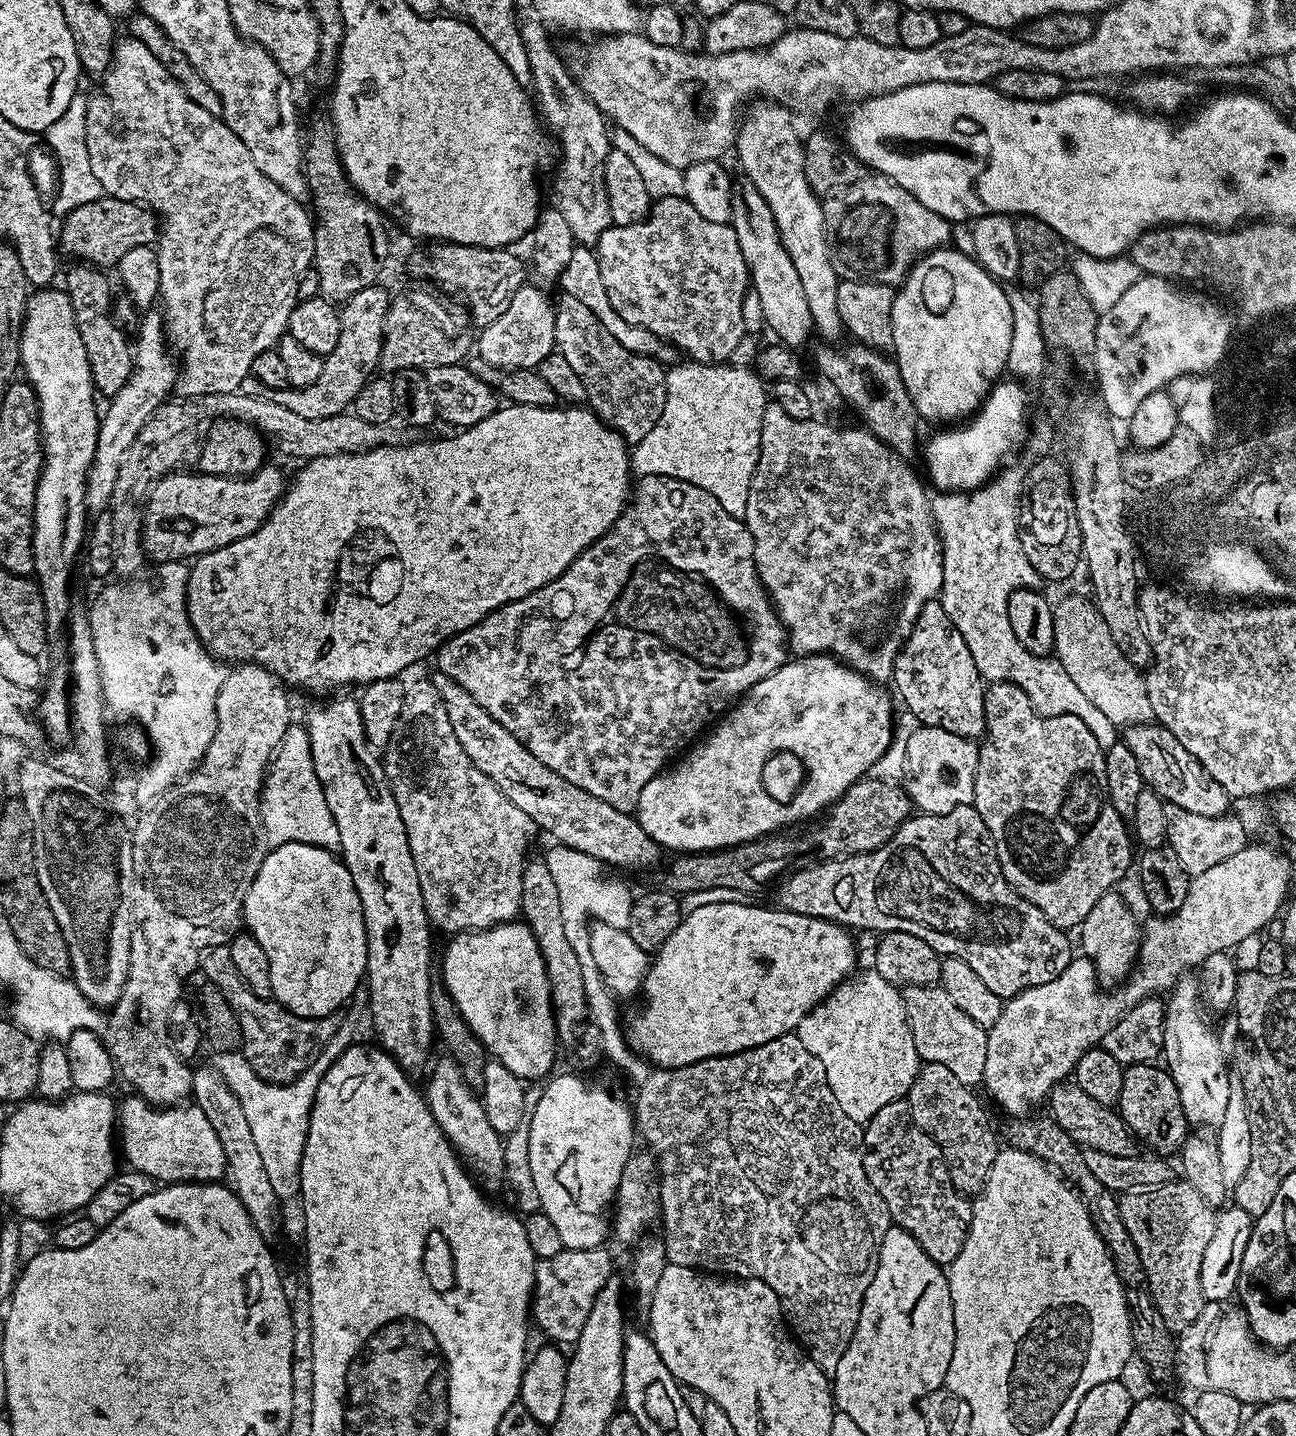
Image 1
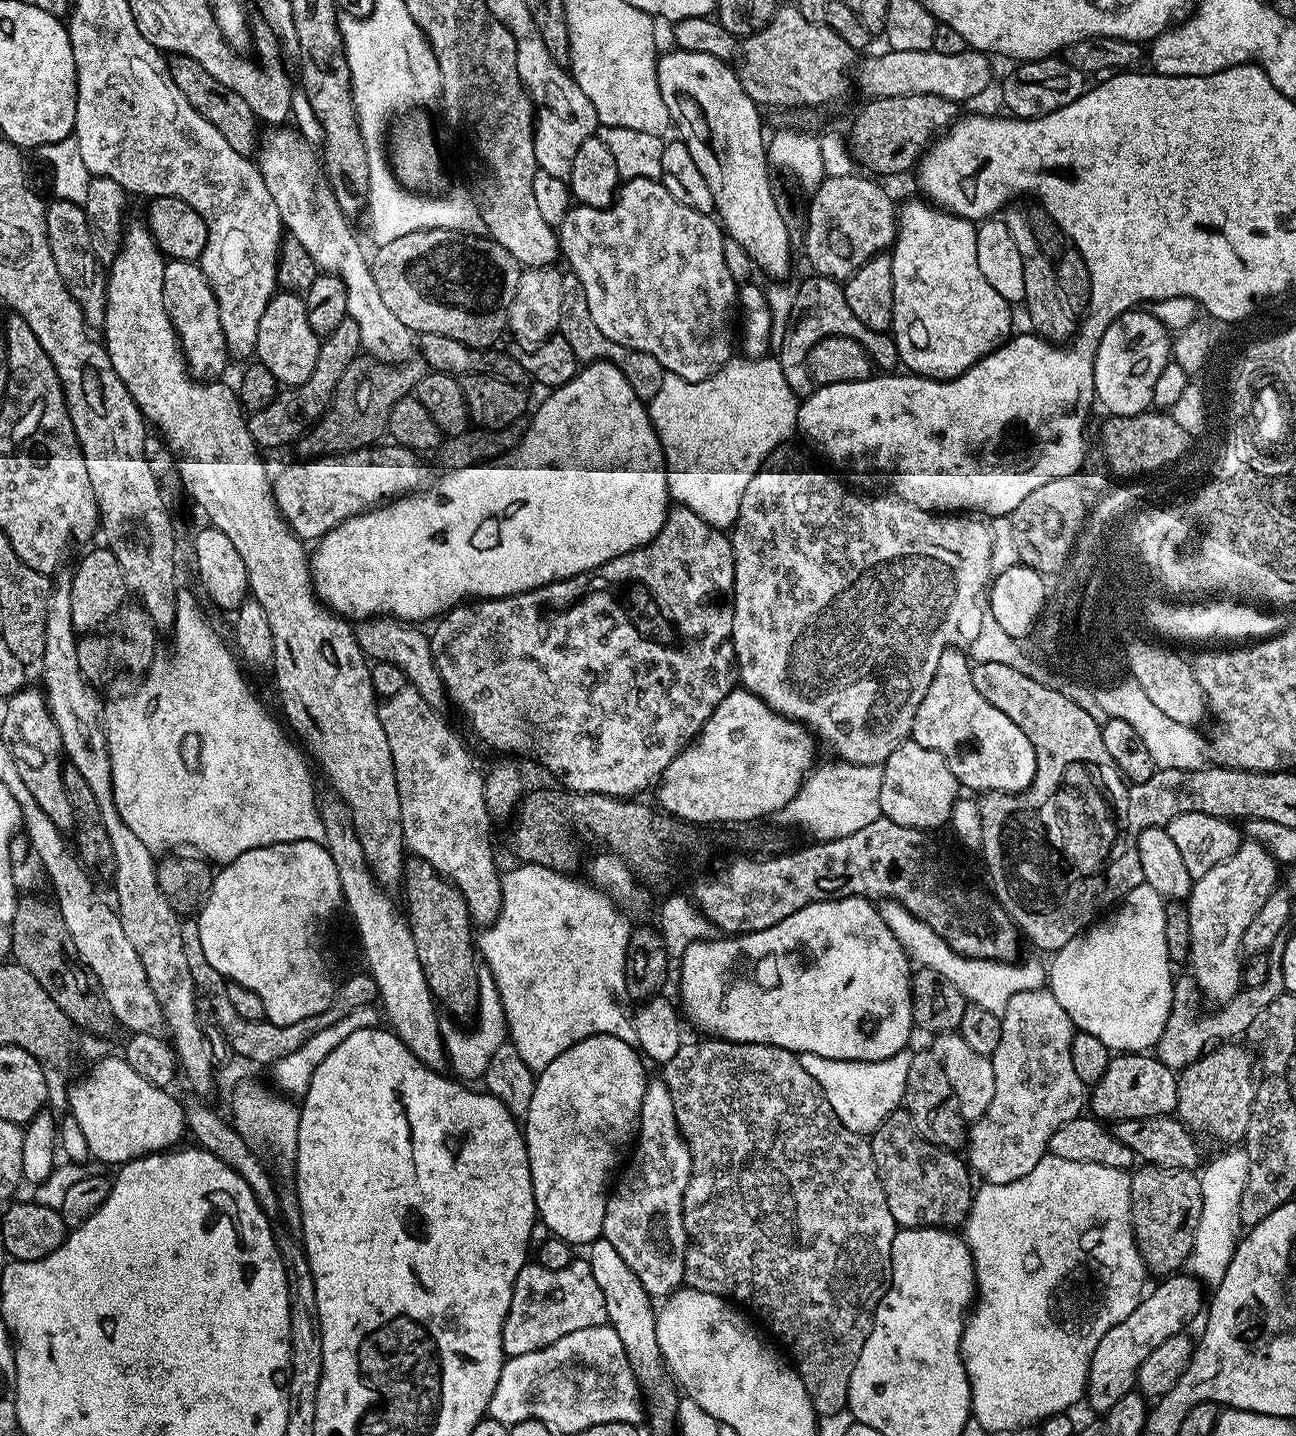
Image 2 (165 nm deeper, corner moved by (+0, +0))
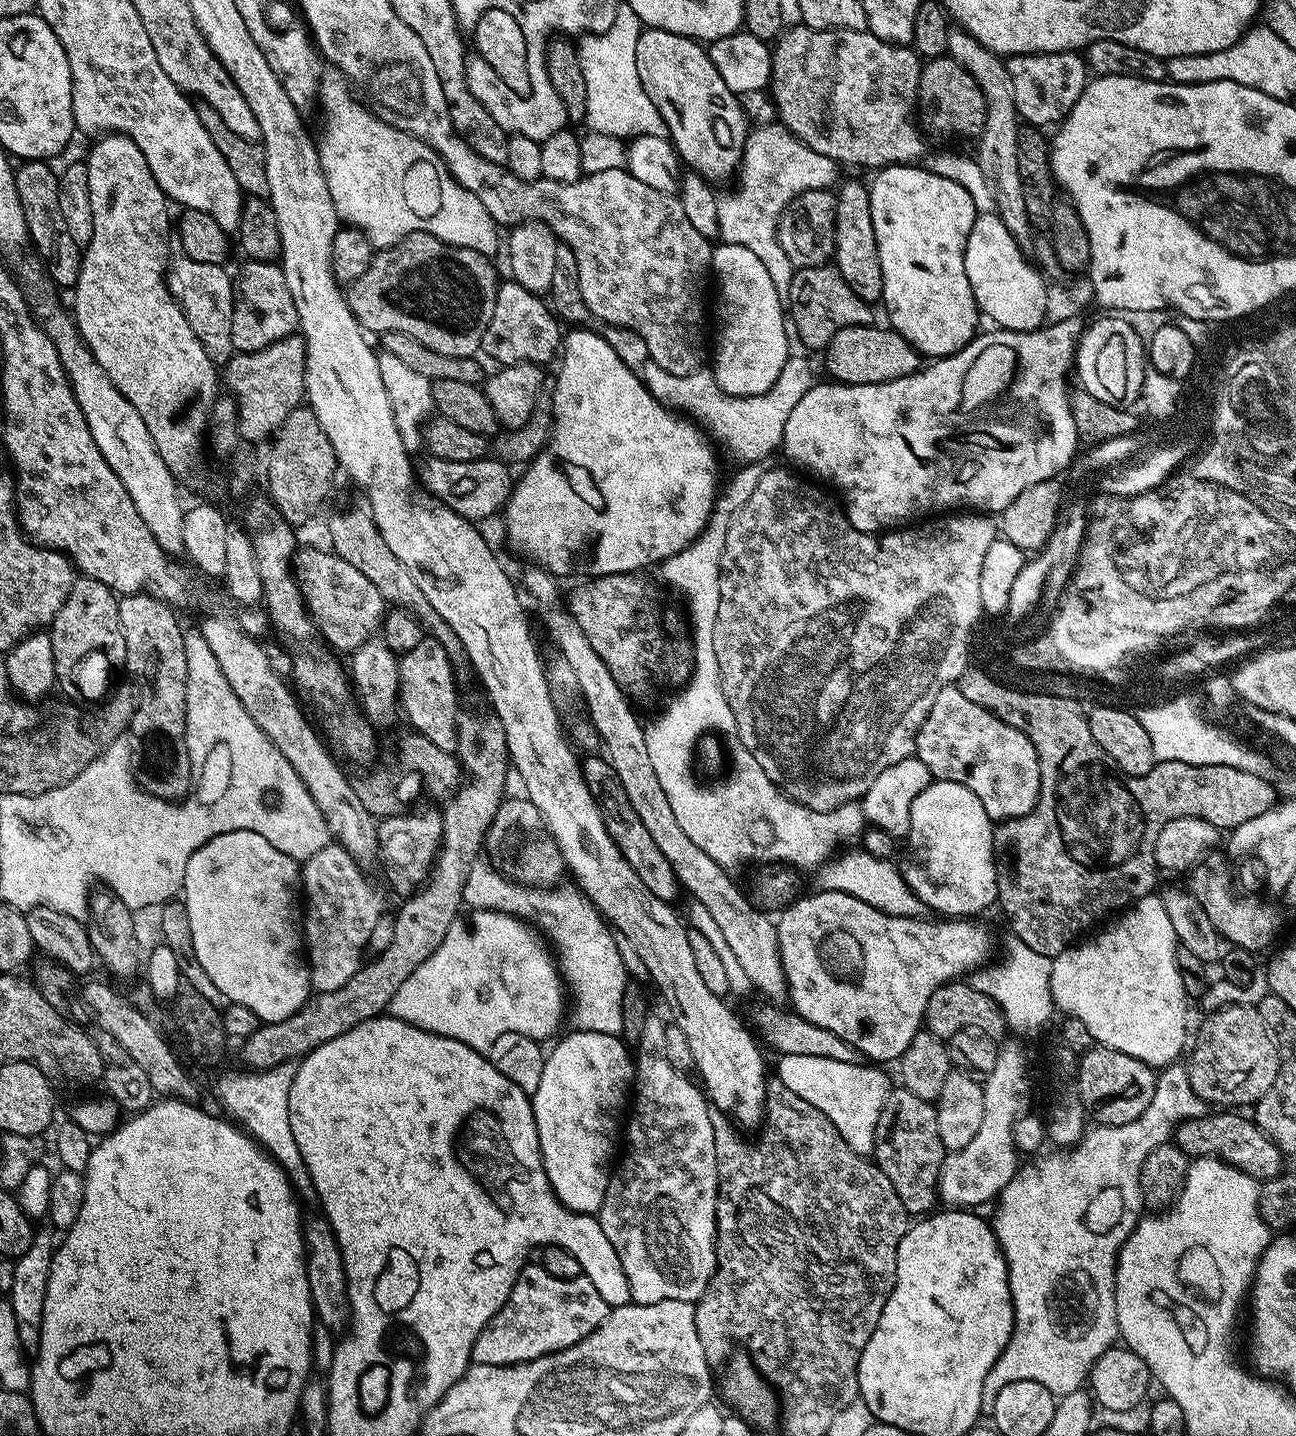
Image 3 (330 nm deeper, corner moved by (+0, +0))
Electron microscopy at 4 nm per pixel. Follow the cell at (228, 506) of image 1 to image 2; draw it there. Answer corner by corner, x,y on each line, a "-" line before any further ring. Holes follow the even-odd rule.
388,442
385,448
380,447
360,448
356,452
334,456
304,458
299,461
301,464
292,464
282,469
277,476
275,473
272,497
276,509
299,540
319,541
331,528
352,516
429,487
434,472
420,461
423,459
411,448
401,448
395,442

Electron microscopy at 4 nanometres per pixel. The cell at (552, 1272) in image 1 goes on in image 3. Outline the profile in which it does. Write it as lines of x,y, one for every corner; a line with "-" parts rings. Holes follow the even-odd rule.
525,1263
502,1310
478,1334
472,1347
472,1364
525,1364
527,1360
560,1352
598,1330
609,1311
608,1303
587,1276
554,1278
539,1263

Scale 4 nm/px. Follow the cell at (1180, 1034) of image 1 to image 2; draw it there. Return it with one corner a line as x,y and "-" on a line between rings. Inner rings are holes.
1245,839
1241,843
1240,849
1234,854
1230,854
1230,858
1226,858
1226,862
1218,862
1218,866
1214,866
1214,870
1202,874
1202,878
1193,880
1192,892
1186,901
1190,918
1188,964
1192,977
1197,980
1197,986
1207,999
1209,996
1210,999
1216,1000
1215,1002
1228,1001
1241,990
1242,953
1240,943
1242,934
1246,934
1246,926
1250,926
1254,914
1258,914
1258,910
1262,910
1266,898
1270,898
1270,894
1277,891
1276,868
1278,869
1278,861
1262,845

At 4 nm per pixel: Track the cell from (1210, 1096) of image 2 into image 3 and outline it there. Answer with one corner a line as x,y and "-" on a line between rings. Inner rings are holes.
1238,1004
1213,1011
1209,1020
1200,1028
1196,1036
1196,1045
1192,1048
1192,1057
1186,1060
1190,1086
1194,1086
1194,1094
1202,1098
1208,1106
1240,1106
1248,1104
1254,1106
1274,1086
1274,1078
1280,1069
1280,1051
1272,1039
1272,1032
1262,1022
1259,1007
1244,1007

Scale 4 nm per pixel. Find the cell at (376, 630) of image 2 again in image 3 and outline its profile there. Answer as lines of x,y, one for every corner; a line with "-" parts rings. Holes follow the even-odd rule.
301,547
294,560
296,584
317,633
329,649
345,654
357,652
367,640
381,631
386,602
370,578
365,578
355,566
350,566
350,562
338,558
331,550
323,552
320,548

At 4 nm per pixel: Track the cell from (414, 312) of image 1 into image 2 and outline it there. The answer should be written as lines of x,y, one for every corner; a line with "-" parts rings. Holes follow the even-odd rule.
371,358
352,360
336,384
332,403
324,411
323,416
295,441
294,448
301,452
301,457
319,458
373,447
379,441
376,439
387,433
388,415
394,402
409,395
425,371
425,365
420,362
404,362
399,366
389,366

